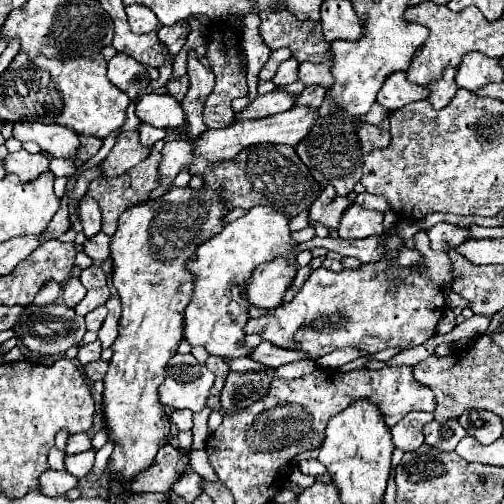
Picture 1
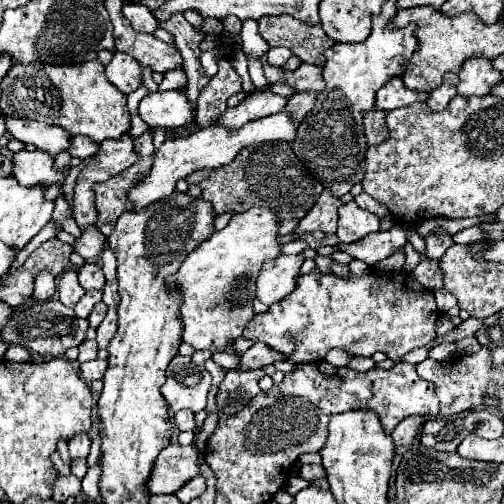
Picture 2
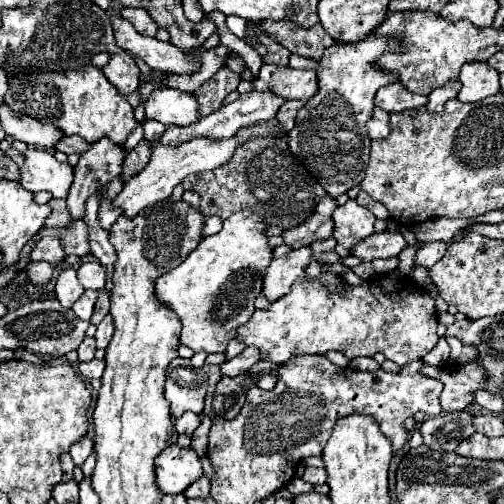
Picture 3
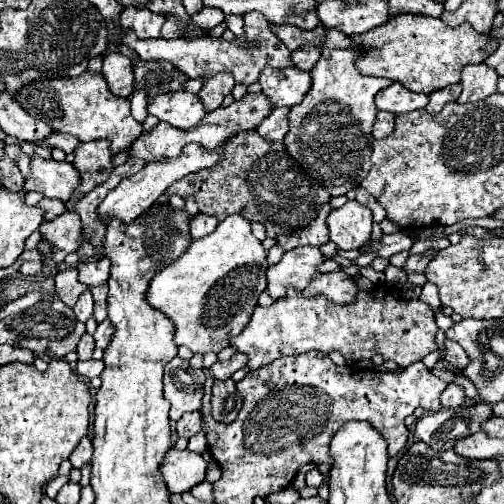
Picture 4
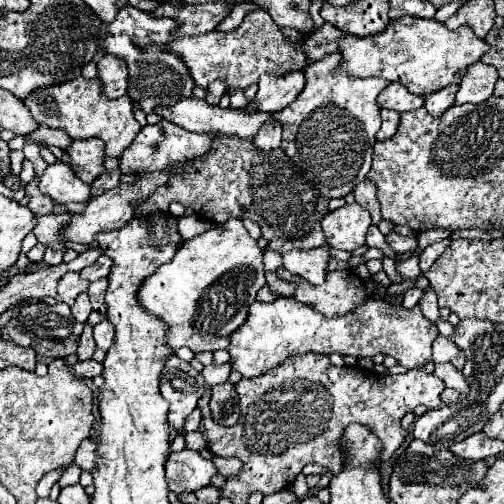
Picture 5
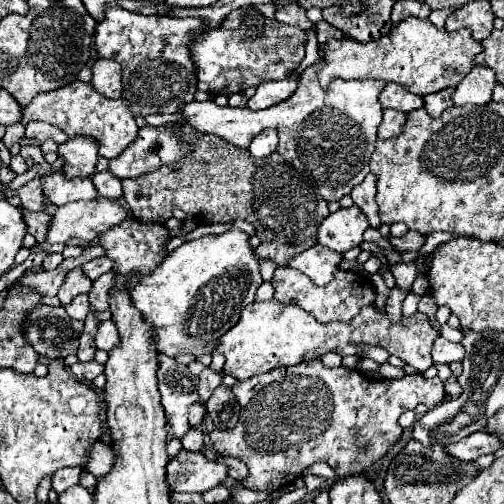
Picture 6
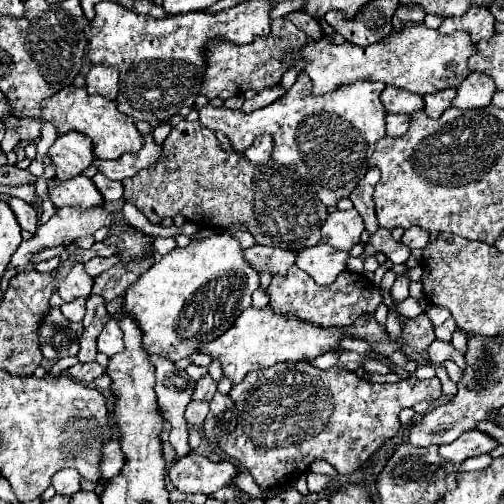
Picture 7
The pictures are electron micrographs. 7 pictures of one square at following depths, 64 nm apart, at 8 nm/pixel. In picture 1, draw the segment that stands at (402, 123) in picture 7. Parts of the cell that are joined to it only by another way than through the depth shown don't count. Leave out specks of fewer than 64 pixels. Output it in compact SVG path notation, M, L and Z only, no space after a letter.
M384 118L380 124L362 122L358 128L358 136L360 136L360 144L364 152L370 152L372 148L386 148L390 144L388 120Z

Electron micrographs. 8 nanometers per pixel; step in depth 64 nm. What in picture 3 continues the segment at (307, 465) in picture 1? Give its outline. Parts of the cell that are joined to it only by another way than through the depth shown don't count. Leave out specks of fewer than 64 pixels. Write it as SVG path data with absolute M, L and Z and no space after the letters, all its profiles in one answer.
M306 468L304 474L302 474L302 480L310 482L312 486L324 484L326 482L326 472L324 472L324 468Z

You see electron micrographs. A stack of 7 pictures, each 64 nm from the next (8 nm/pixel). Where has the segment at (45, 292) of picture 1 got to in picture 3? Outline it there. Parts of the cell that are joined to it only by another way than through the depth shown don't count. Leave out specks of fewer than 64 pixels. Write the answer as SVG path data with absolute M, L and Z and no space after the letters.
M30 262L26 266L26 272L34 284L46 284L52 278L52 266L46 262Z

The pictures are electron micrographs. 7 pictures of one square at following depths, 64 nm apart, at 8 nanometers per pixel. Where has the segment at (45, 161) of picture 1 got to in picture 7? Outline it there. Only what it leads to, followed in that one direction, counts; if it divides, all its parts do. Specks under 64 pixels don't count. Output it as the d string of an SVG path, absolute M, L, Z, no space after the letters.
M76 176L72 180L62 182L60 186L50 188L50 200L54 202L56 208L78 206L82 210L96 208L106 202L100 190L94 186L94 182L86 176Z

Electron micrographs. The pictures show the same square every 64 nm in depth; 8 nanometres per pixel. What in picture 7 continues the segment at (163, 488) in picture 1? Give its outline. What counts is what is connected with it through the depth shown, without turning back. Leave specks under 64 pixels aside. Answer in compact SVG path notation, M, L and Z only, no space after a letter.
M188 454L174 462L168 470L170 482L180 492L200 492L200 494L214 494L216 490L230 486L234 478L240 474L240 468L232 462L210 462L204 456Z

